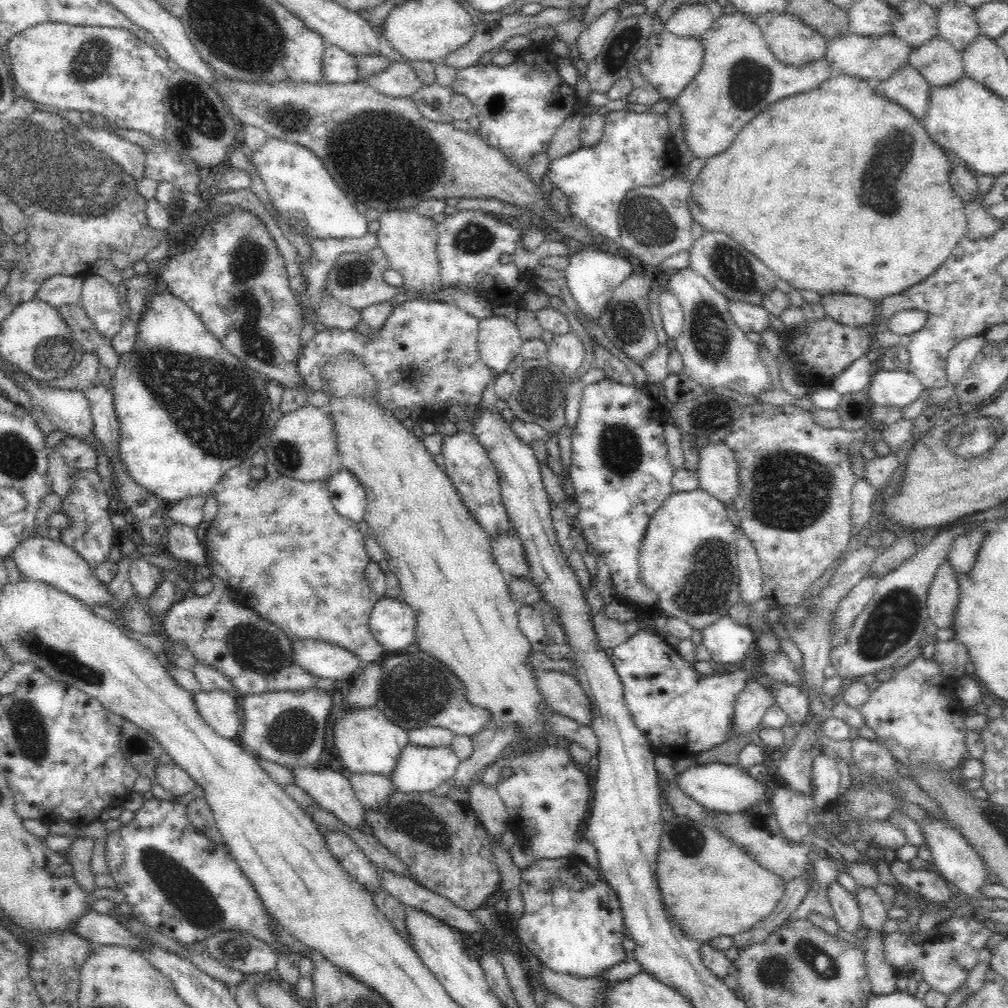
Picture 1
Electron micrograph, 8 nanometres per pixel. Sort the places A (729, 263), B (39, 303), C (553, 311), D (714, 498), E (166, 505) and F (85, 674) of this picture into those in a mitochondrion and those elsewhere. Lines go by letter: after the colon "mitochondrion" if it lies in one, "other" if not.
A: mitochondrion
B: other
C: other
D: other
E: other
F: mitochondrion

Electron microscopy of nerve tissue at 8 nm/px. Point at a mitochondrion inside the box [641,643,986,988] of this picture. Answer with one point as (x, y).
(828, 967)

